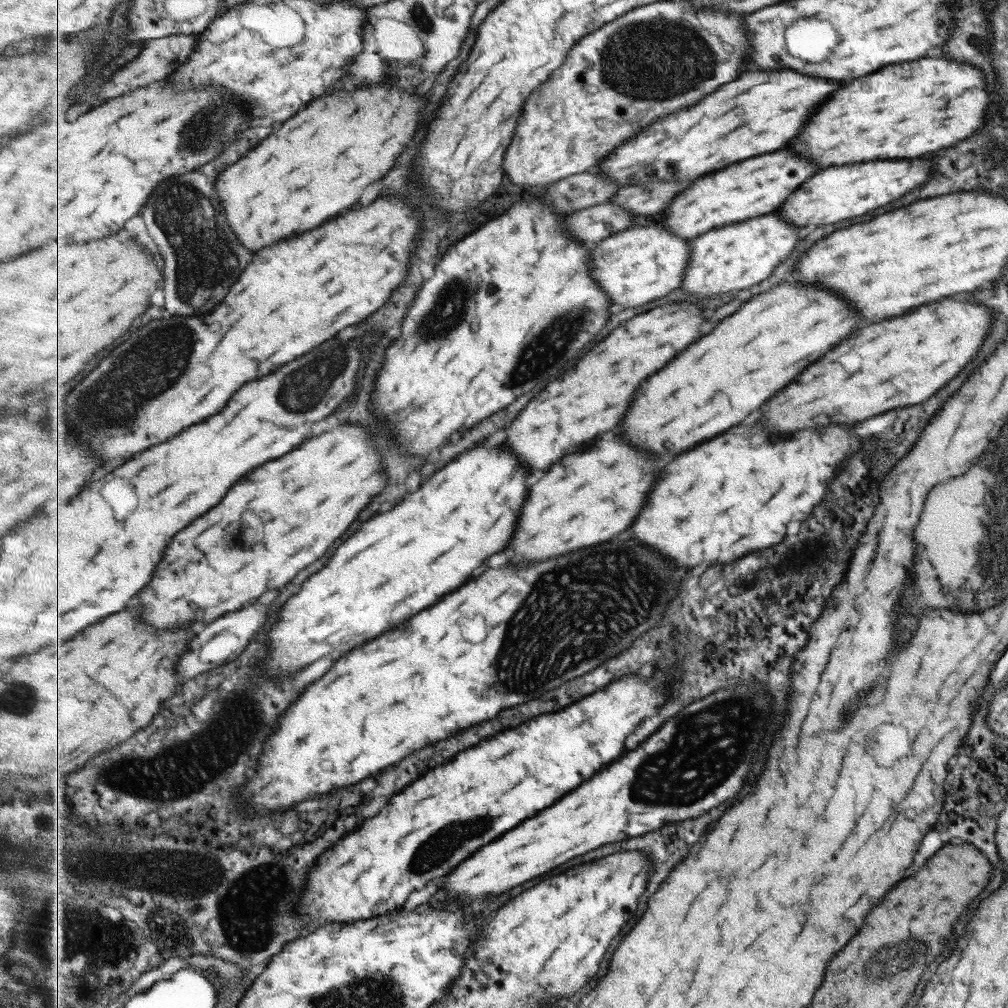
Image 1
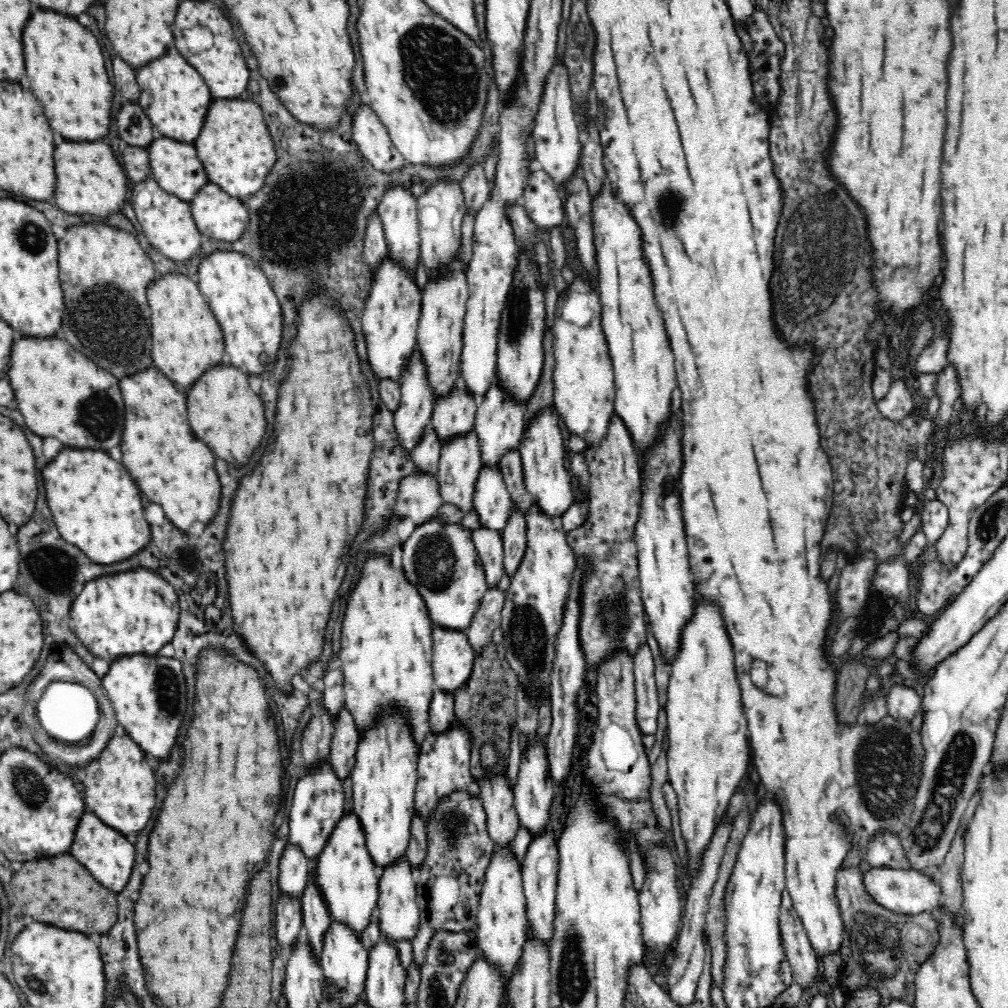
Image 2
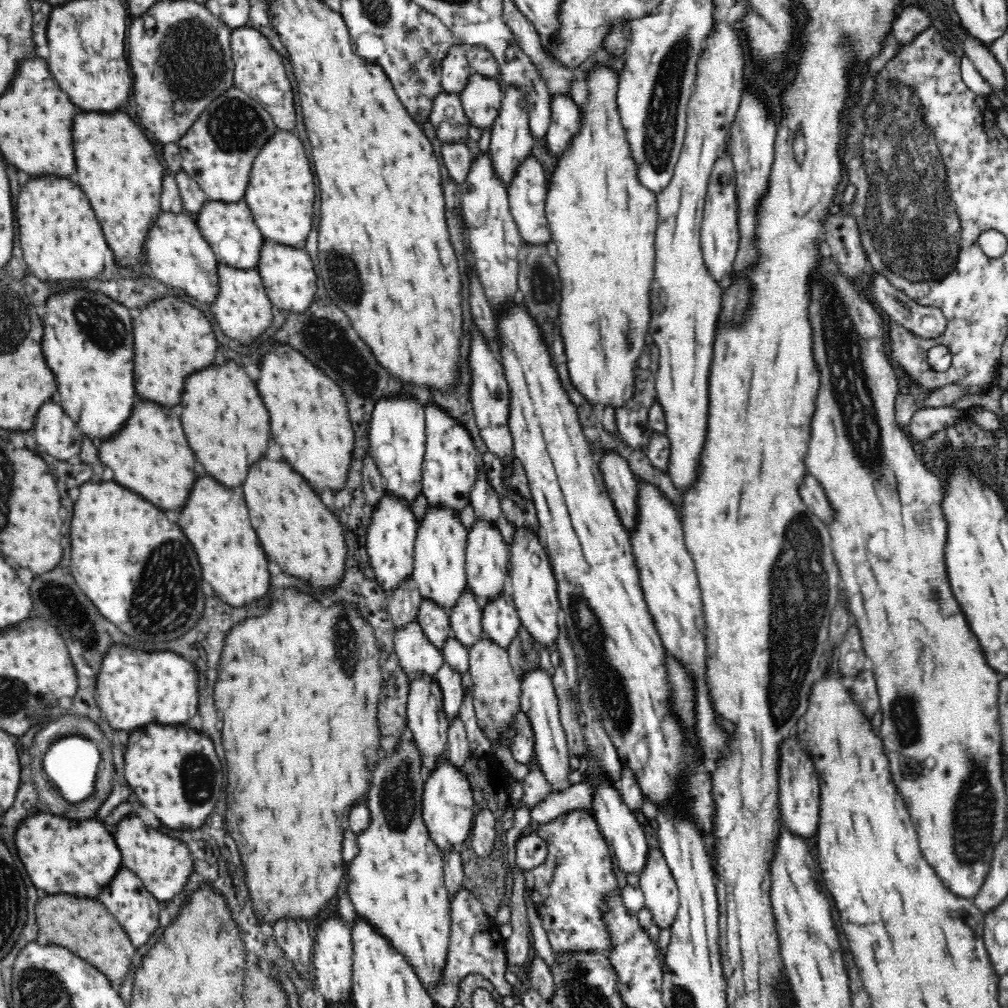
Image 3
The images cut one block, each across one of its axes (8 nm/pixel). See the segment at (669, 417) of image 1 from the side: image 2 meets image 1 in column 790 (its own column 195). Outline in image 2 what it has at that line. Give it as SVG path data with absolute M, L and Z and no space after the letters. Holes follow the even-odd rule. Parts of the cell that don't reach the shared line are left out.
M168 274L148 288L151 308L152 366L168 380L182 388L190 388L206 370L220 366L224 358L224 334L204 299L197 282L182 276ZM152 290L152 292L150 292ZM202 334L202 336L200 336Z

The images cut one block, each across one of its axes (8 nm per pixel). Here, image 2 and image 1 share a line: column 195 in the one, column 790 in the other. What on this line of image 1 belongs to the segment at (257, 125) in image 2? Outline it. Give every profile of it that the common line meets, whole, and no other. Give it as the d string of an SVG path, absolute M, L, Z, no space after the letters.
M919 57L913 62L889 64L866 74L857 80L851 79L835 90L833 100L825 100L827 108L811 120L803 138L791 140L787 149L795 149L799 155L815 161L819 170L843 164L865 163L867 160L885 160L887 158L917 158L923 152L933 152L939 148L949 148L951 144L969 138L975 134L987 120L989 94L985 90L981 70L967 62L947 58Z

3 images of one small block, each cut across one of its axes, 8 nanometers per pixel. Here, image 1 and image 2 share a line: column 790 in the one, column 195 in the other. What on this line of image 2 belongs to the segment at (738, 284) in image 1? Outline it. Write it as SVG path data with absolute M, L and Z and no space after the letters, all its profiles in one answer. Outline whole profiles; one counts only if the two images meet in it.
M154 178L136 183L130 202L148 242L164 256L168 256L172 262L184 264L200 252L200 246L206 238L196 226L190 203L168 194Z

